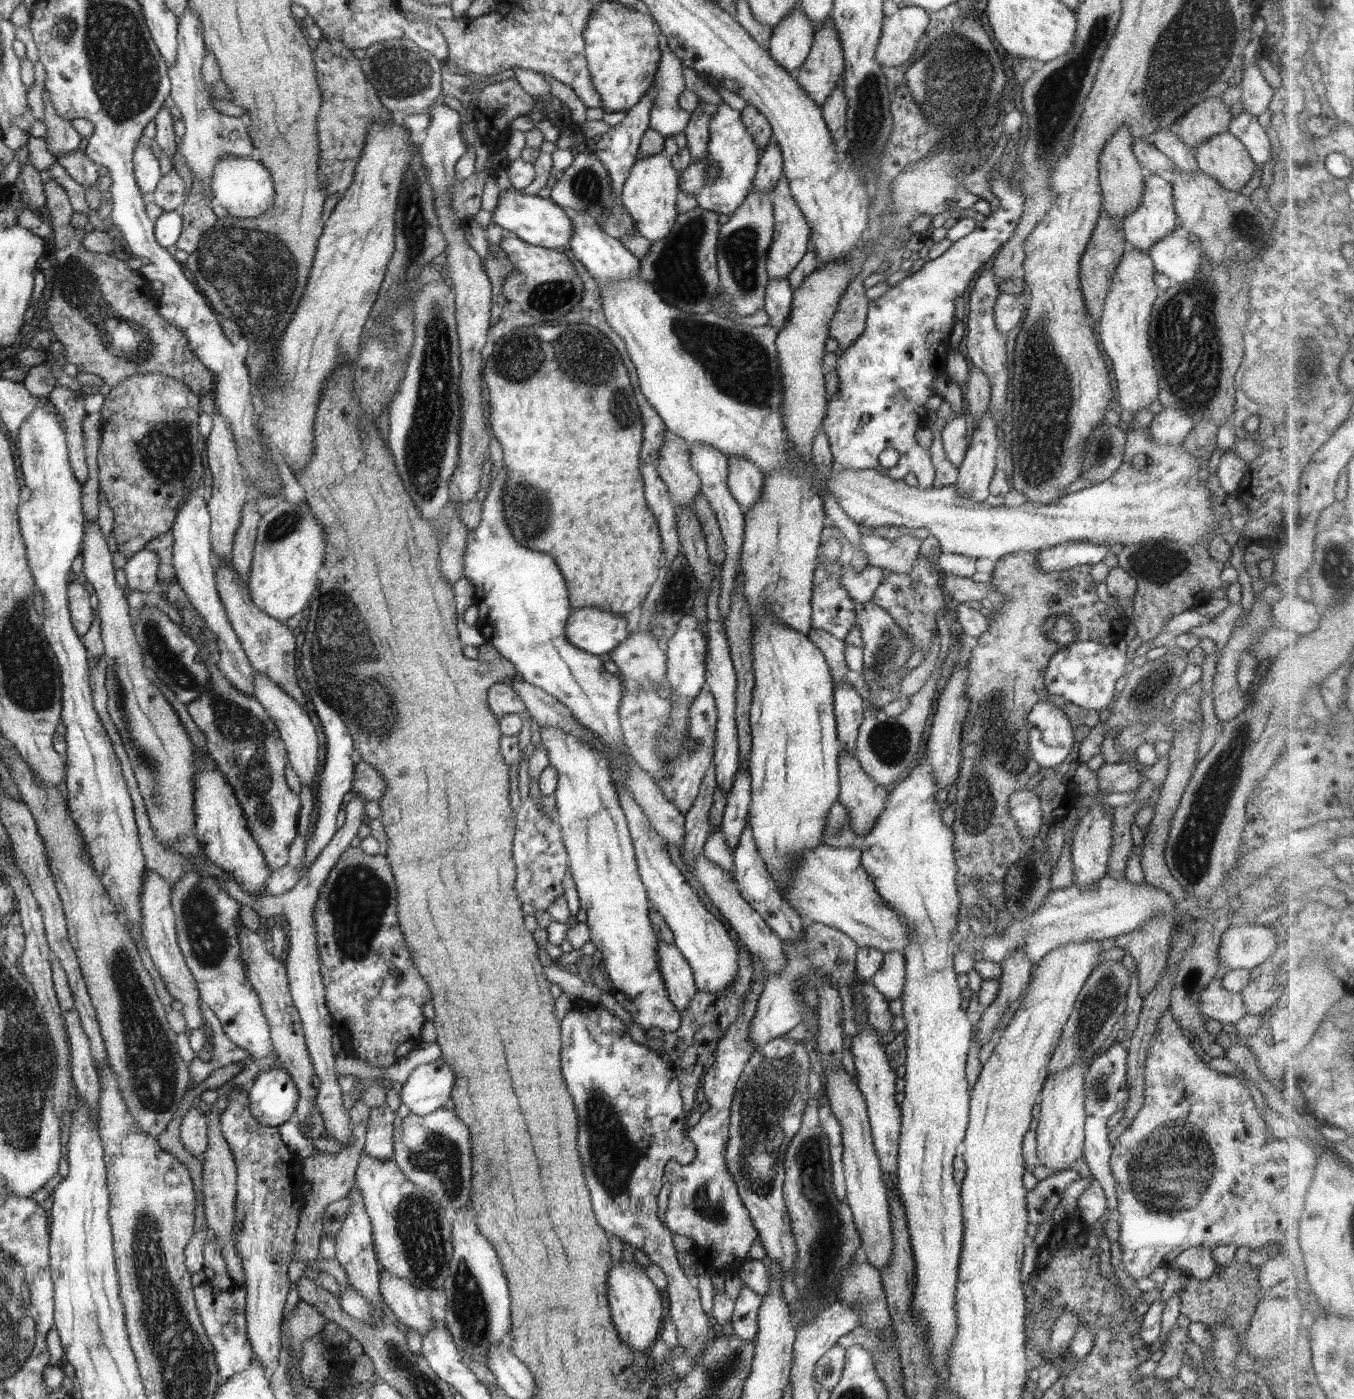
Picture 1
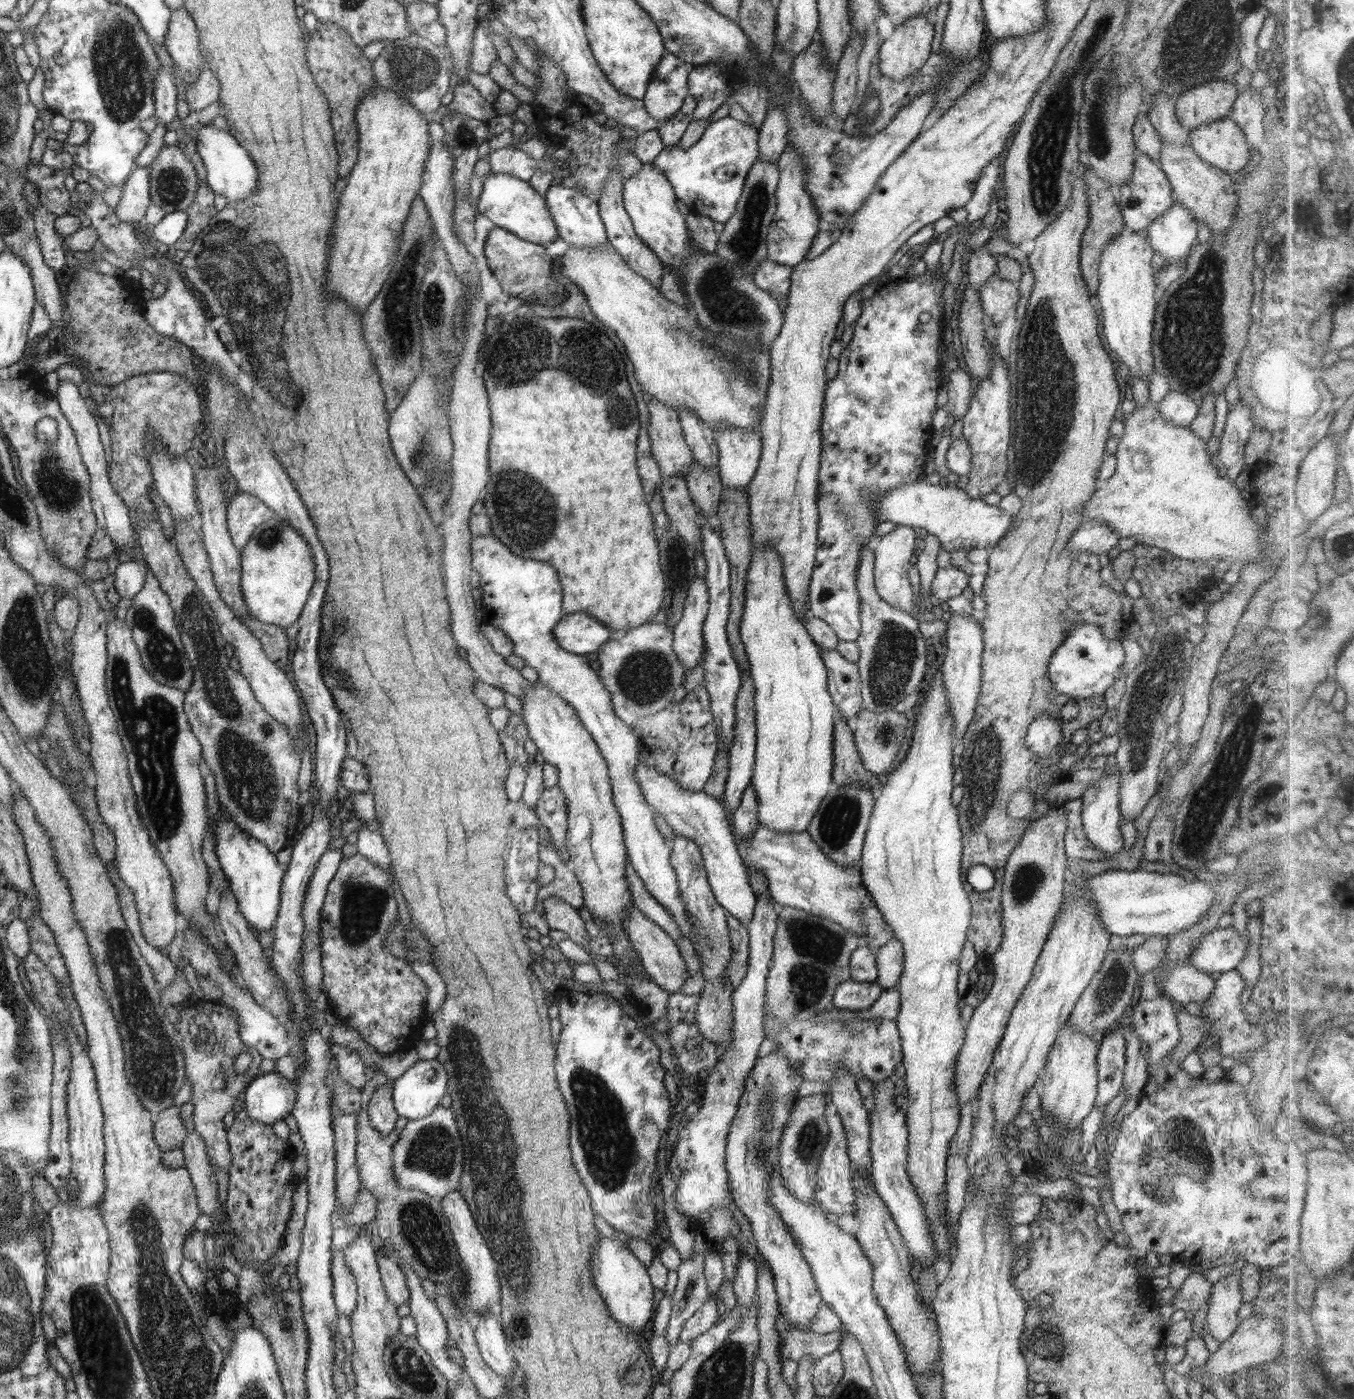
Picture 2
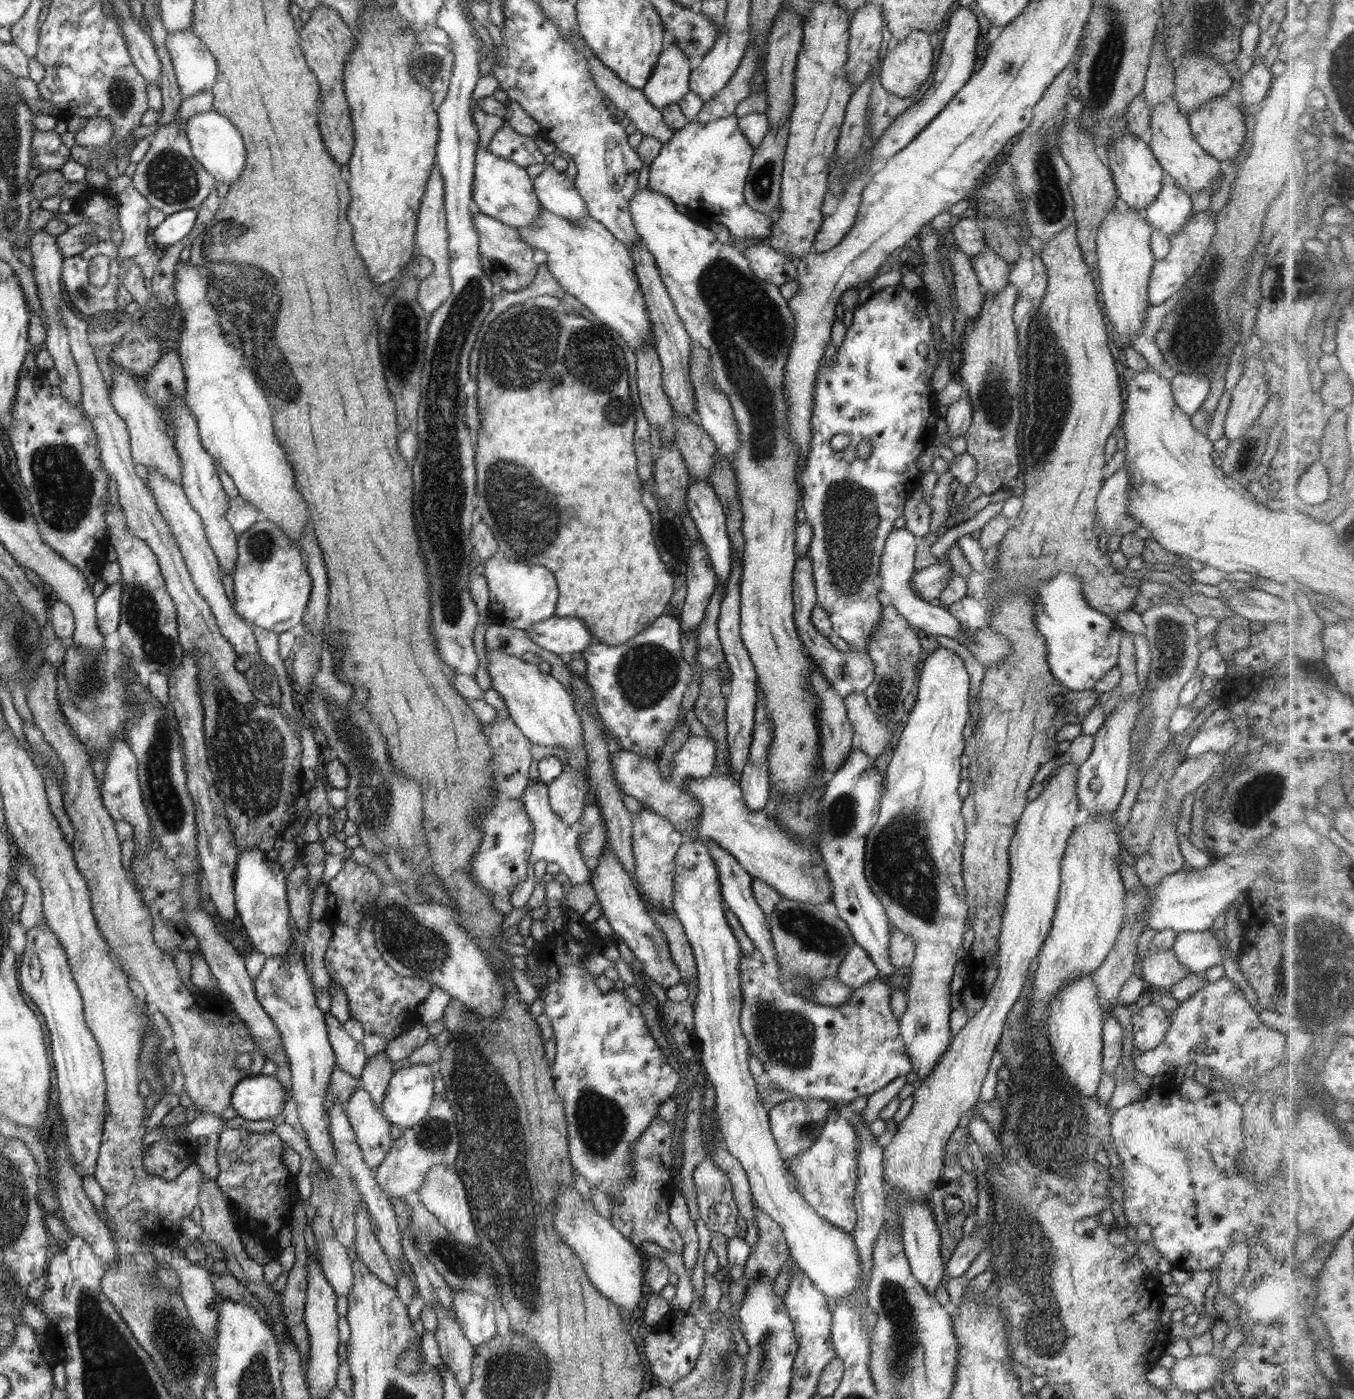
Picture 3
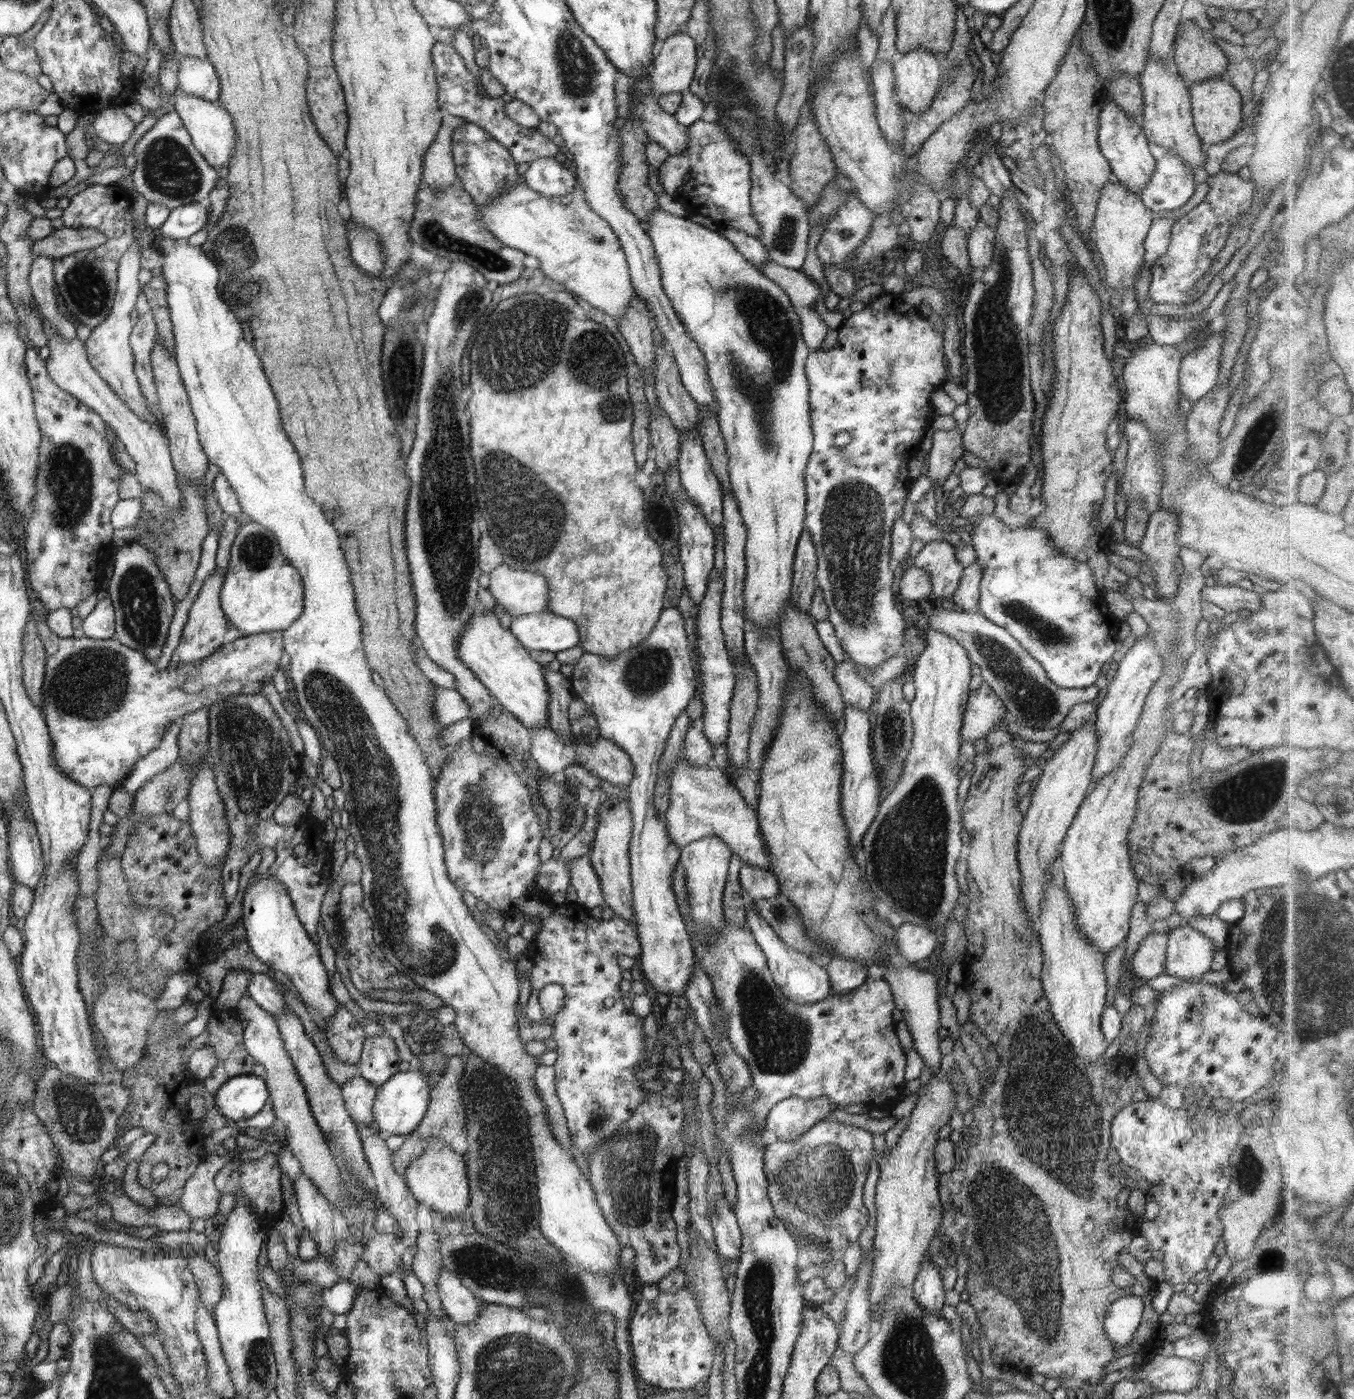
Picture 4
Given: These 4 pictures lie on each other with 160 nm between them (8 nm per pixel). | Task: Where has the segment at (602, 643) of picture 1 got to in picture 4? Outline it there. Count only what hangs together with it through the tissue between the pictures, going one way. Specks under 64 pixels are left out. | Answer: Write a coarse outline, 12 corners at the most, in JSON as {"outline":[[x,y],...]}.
{"outline":[[548,609],[512,617],[528,650],[557,654],[580,644],[577,624]]}

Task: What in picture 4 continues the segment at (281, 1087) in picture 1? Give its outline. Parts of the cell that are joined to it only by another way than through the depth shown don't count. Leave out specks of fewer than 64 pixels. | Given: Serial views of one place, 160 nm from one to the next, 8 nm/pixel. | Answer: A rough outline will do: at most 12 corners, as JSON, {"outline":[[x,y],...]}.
{"outline":[[240,1075],[213,1097],[233,1123],[260,1112],[269,1098],[263,1076]]}

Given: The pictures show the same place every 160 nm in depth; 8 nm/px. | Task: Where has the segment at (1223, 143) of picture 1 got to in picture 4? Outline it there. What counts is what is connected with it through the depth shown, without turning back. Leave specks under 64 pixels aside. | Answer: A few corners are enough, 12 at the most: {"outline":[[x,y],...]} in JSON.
{"outline":[[1227,77],[1192,84],[1194,128],[1208,146],[1241,130],[1242,98]]}

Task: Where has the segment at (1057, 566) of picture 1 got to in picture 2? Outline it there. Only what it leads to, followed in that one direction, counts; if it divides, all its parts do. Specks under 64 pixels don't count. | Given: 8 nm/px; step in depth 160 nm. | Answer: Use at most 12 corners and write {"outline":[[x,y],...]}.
{"outline":[[1084,521],[1066,551],[1099,556],[1119,538],[1102,521]]}

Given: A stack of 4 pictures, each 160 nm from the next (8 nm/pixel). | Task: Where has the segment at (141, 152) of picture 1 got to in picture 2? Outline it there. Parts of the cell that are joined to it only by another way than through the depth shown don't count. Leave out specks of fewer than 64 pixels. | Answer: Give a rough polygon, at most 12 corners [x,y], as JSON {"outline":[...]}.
{"outline":[[150,166],[133,171],[117,205],[122,222],[138,226],[152,204]]}

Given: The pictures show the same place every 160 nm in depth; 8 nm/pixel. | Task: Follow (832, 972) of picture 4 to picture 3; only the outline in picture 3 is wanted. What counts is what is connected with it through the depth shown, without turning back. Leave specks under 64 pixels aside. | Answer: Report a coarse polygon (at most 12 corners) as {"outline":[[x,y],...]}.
{"outline":[[856,944],[839,962],[837,978],[858,989],[879,977],[868,953]]}

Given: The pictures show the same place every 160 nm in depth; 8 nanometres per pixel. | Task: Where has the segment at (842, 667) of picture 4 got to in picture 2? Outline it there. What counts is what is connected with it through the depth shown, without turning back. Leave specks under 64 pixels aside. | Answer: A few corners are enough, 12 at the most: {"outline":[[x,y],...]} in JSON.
{"outline":[[863,708],[848,723],[864,766],[882,780],[904,756],[911,722]]}

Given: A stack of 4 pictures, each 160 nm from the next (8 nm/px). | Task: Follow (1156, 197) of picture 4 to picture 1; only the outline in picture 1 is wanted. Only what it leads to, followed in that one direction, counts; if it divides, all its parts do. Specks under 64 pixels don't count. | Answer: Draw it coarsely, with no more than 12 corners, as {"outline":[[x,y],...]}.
{"outline":[[1176,230],[1147,250],[1156,271],[1177,283],[1198,276],[1203,249]]}

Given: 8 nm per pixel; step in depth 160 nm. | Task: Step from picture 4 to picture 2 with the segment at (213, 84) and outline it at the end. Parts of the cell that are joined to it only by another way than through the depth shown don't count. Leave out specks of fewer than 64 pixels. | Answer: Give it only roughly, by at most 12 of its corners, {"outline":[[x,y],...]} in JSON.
{"outline":[[186,7],[172,12],[164,46],[180,69],[208,69]]}

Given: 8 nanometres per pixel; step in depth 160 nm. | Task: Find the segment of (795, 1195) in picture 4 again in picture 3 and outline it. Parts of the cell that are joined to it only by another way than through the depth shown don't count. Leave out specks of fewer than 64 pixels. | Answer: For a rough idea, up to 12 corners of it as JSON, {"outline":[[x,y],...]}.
{"outline":[[840,1112],[786,1162],[814,1212],[851,1234],[859,1134]]}

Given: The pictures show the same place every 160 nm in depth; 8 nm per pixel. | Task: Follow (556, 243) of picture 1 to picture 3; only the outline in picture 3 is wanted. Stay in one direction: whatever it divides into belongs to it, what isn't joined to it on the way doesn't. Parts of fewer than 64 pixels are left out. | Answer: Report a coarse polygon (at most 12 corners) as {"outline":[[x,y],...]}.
{"outline":[[478,144],[478,210],[525,228],[542,210],[533,179]]}

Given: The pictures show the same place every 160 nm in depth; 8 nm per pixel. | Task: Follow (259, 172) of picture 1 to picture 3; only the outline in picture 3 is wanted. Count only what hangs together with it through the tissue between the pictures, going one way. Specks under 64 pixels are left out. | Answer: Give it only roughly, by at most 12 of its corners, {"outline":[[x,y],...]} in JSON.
{"outline":[[210,109],[187,118],[194,158],[230,186],[245,173],[245,139]]}

